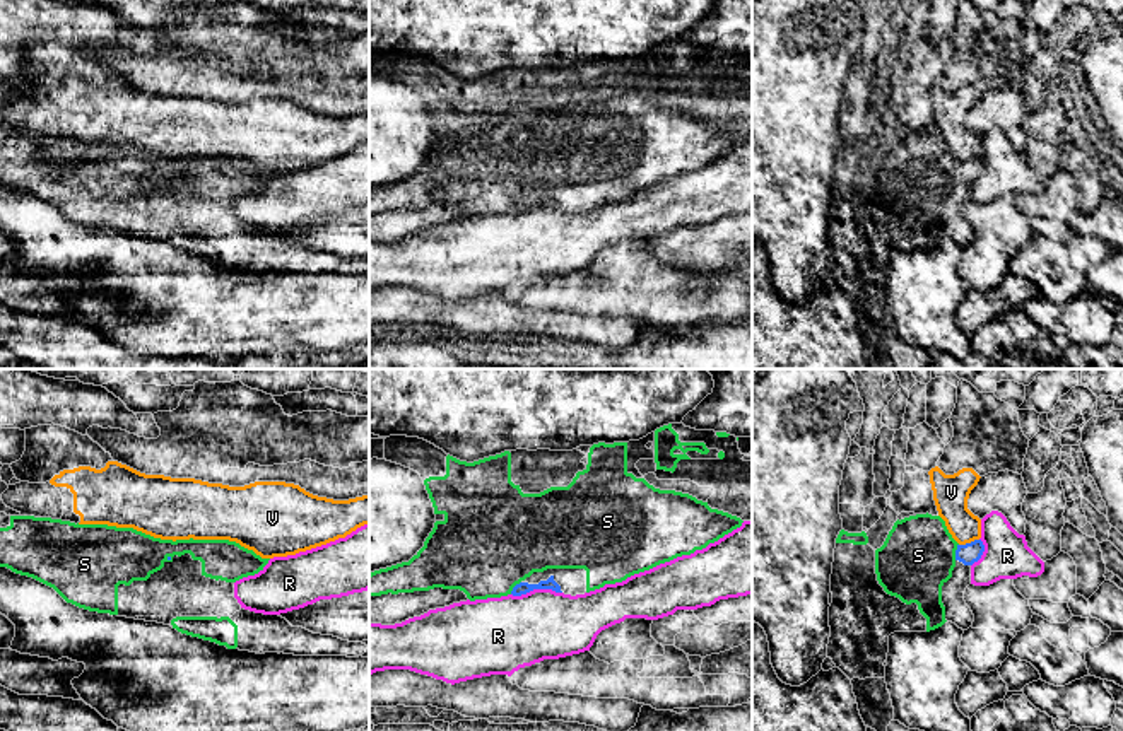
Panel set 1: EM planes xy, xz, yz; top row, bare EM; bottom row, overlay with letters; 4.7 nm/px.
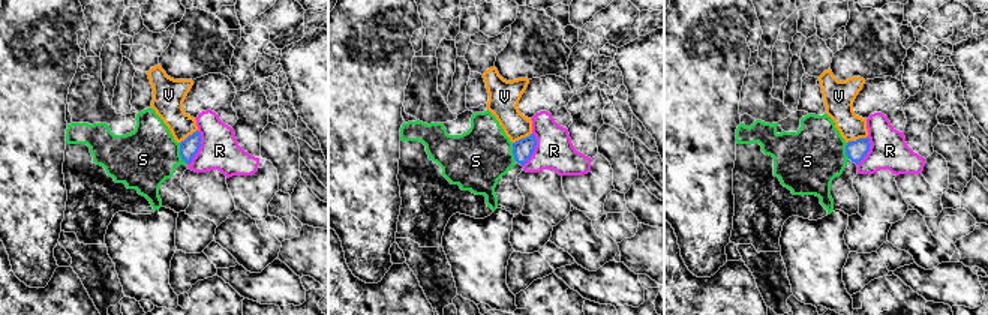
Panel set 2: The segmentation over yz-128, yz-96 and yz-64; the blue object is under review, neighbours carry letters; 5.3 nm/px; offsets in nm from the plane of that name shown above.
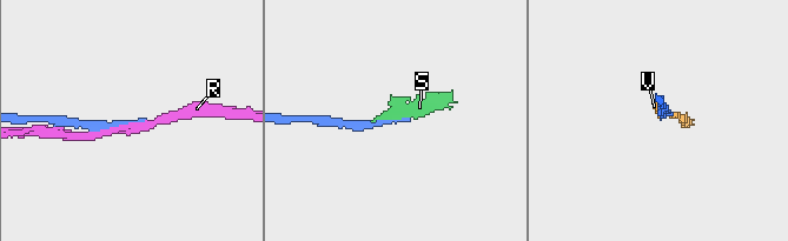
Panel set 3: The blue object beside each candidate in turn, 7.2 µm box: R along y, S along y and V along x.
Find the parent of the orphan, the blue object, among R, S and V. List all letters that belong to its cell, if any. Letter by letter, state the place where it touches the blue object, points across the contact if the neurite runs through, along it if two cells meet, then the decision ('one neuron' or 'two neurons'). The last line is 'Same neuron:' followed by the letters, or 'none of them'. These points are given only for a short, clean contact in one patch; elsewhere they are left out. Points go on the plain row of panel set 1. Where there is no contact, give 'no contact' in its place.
R: meets blue in xz at (535, 205); two neurons
S: meets blue in yz at (956, 169); one neuron
V: meets blue in yz at (968, 161); two neurons
Same neuron: S

